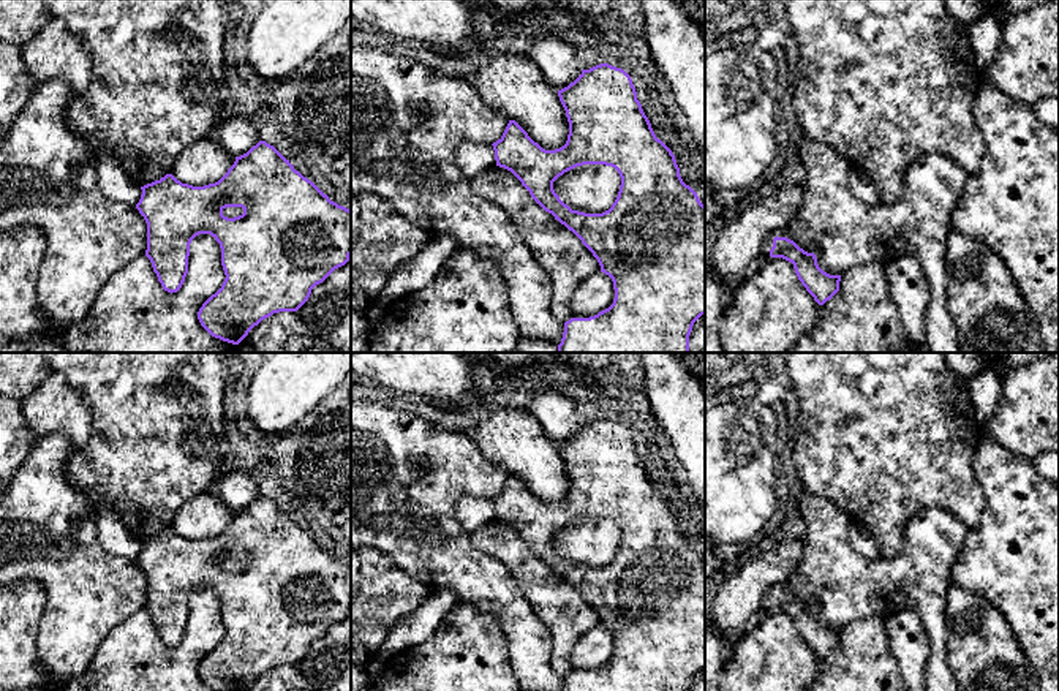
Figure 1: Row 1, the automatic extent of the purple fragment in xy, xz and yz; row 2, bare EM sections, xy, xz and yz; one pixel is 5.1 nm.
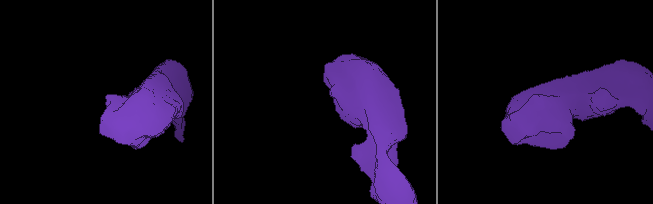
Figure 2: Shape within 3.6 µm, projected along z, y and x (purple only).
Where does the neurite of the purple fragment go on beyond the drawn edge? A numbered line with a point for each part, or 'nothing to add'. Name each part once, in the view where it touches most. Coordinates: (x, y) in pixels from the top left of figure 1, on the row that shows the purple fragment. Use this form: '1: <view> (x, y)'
nothing to add

